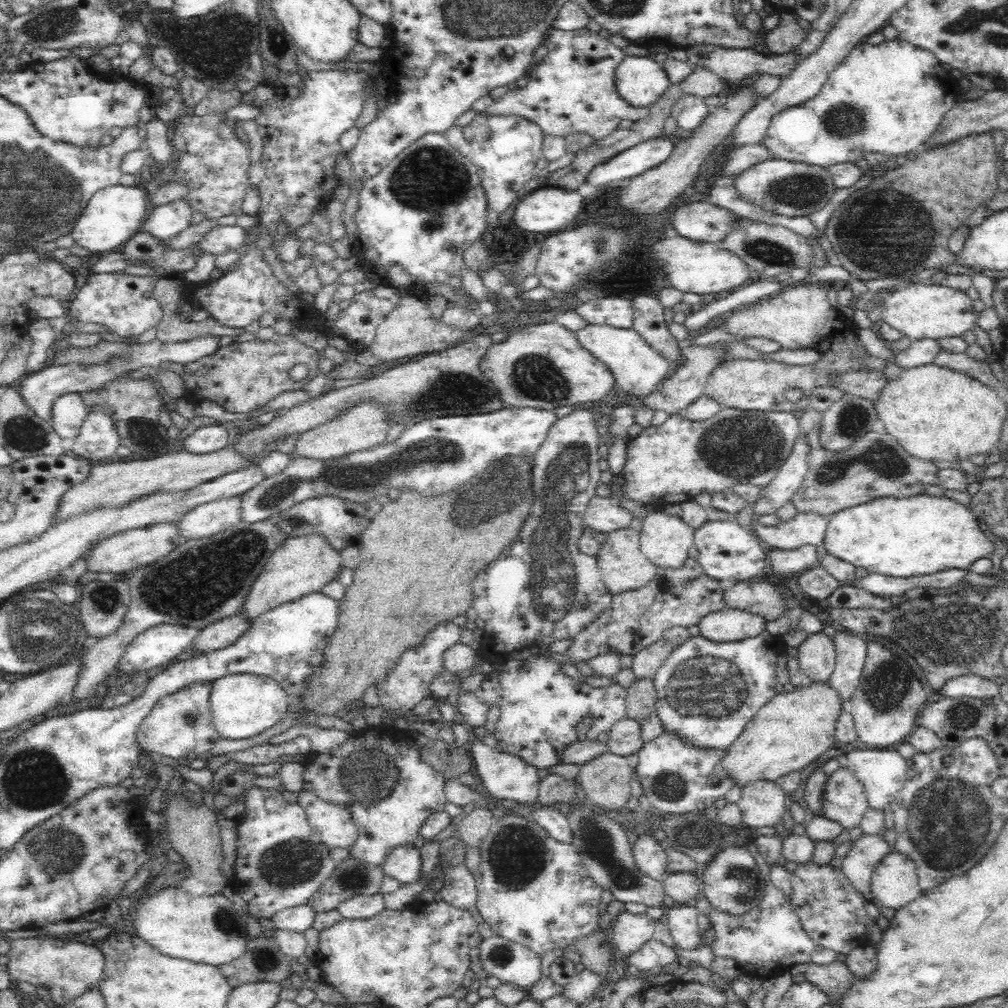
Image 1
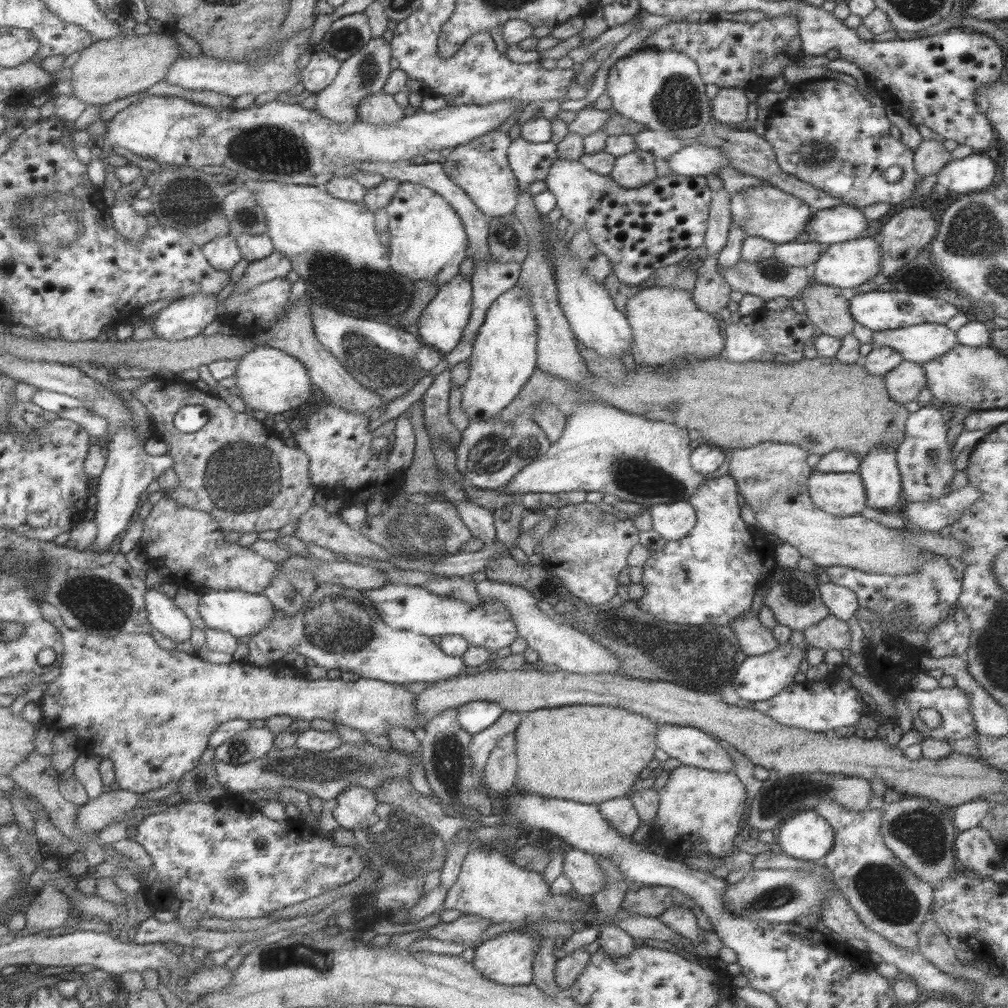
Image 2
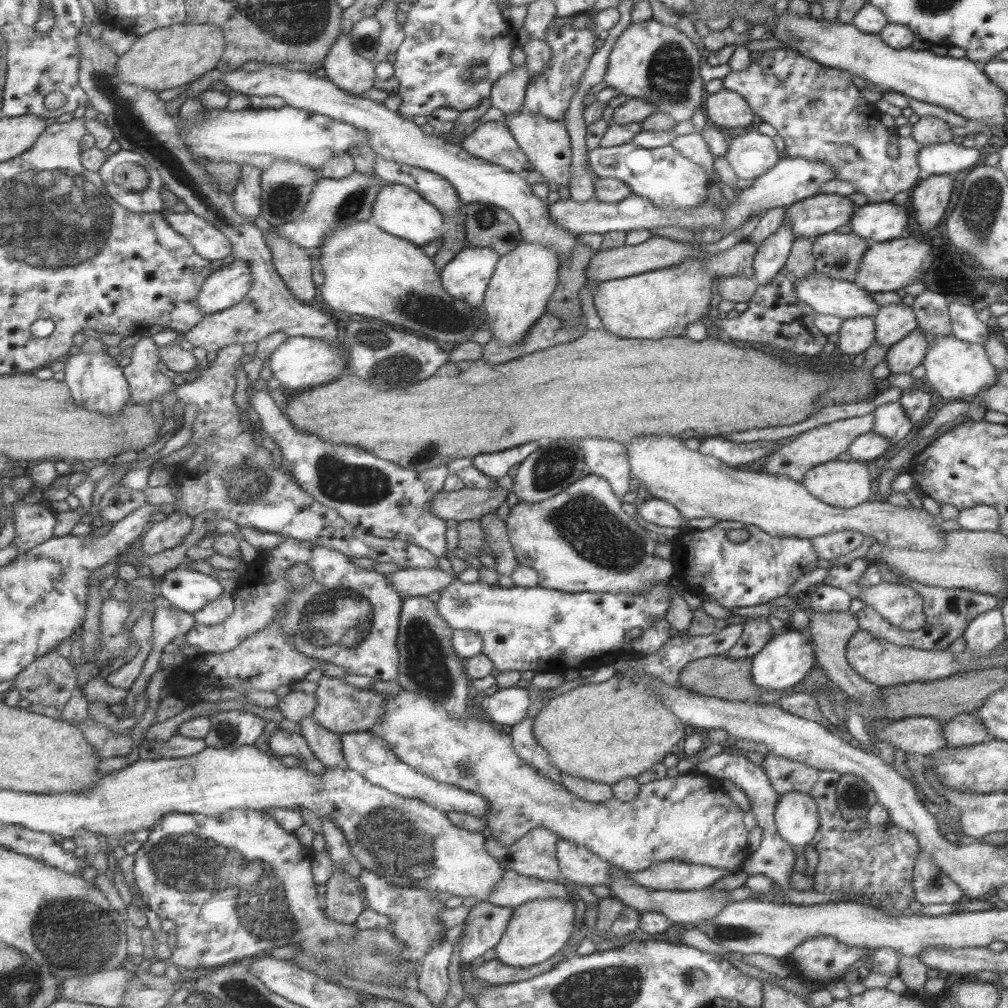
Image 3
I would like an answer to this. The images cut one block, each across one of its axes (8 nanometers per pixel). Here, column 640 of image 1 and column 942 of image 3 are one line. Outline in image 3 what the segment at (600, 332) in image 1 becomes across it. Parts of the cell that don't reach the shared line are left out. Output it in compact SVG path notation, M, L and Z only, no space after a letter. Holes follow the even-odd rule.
M935 336L931 348L922 360L922 383L945 400L971 400L978 392L997 382L997 370L987 360L984 346L969 344L953 336Z

